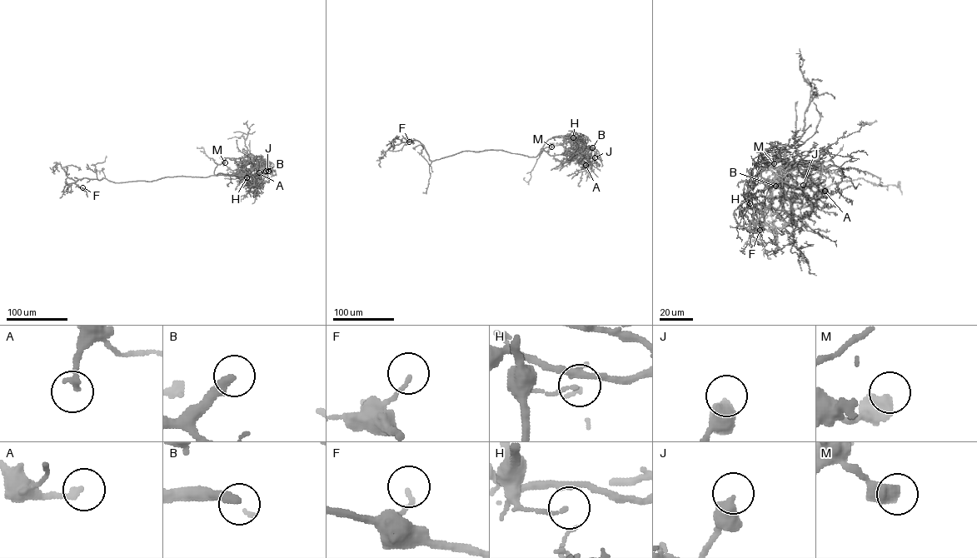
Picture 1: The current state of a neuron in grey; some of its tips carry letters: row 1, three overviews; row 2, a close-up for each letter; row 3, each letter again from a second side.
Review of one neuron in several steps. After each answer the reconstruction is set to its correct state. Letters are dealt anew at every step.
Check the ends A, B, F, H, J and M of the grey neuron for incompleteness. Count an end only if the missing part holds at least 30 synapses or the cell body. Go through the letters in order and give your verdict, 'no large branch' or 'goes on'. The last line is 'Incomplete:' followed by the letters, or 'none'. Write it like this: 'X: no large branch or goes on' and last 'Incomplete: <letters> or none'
A: no large branch
B: goes on
F: no large branch
H: no large branch
J: no large branch
M: no large branch
Incomplete: B

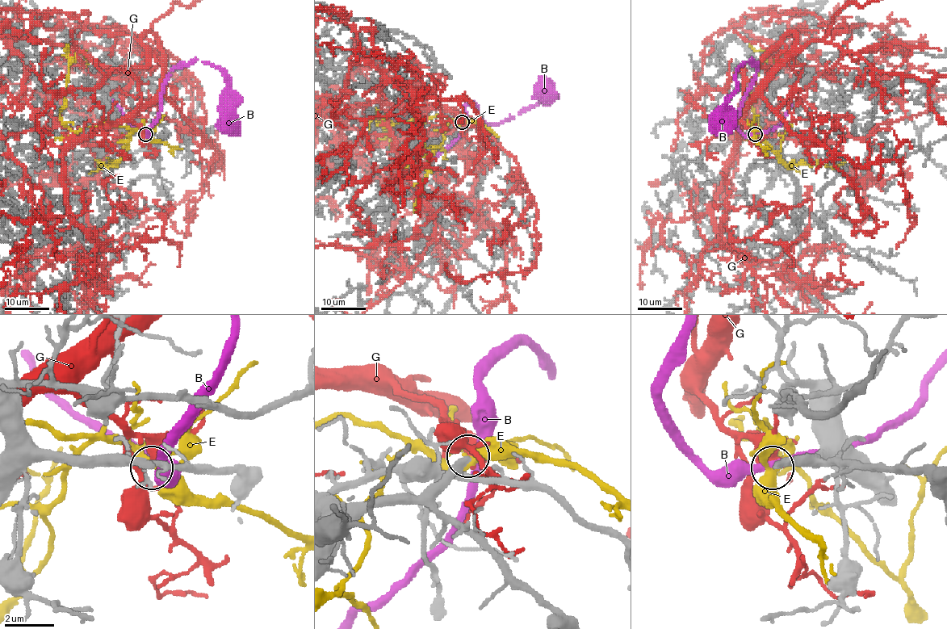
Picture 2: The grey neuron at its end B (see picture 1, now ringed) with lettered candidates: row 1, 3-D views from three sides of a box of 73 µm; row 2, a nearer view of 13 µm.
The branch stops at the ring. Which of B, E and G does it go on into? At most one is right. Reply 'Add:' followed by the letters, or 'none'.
Add: none

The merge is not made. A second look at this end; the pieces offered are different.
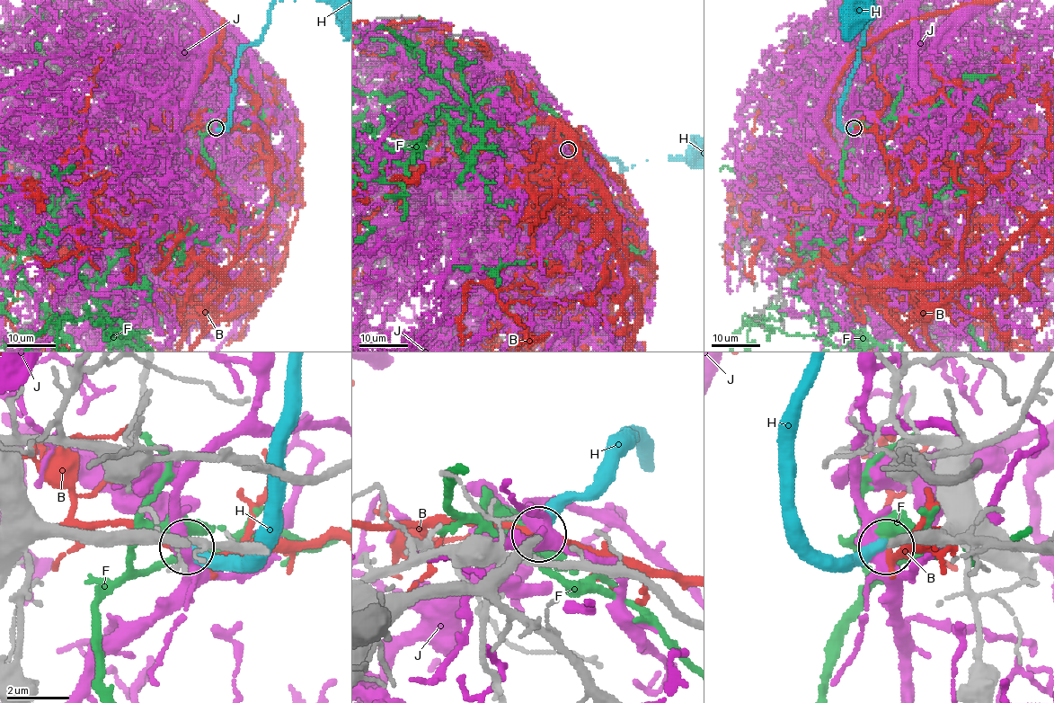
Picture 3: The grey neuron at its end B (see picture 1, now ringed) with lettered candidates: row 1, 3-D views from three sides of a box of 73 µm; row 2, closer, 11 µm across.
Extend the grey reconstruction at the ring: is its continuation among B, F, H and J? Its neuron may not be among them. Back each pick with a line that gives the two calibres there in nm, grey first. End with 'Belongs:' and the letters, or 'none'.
H: calibres 360 and 340 nm
Belongs: H

